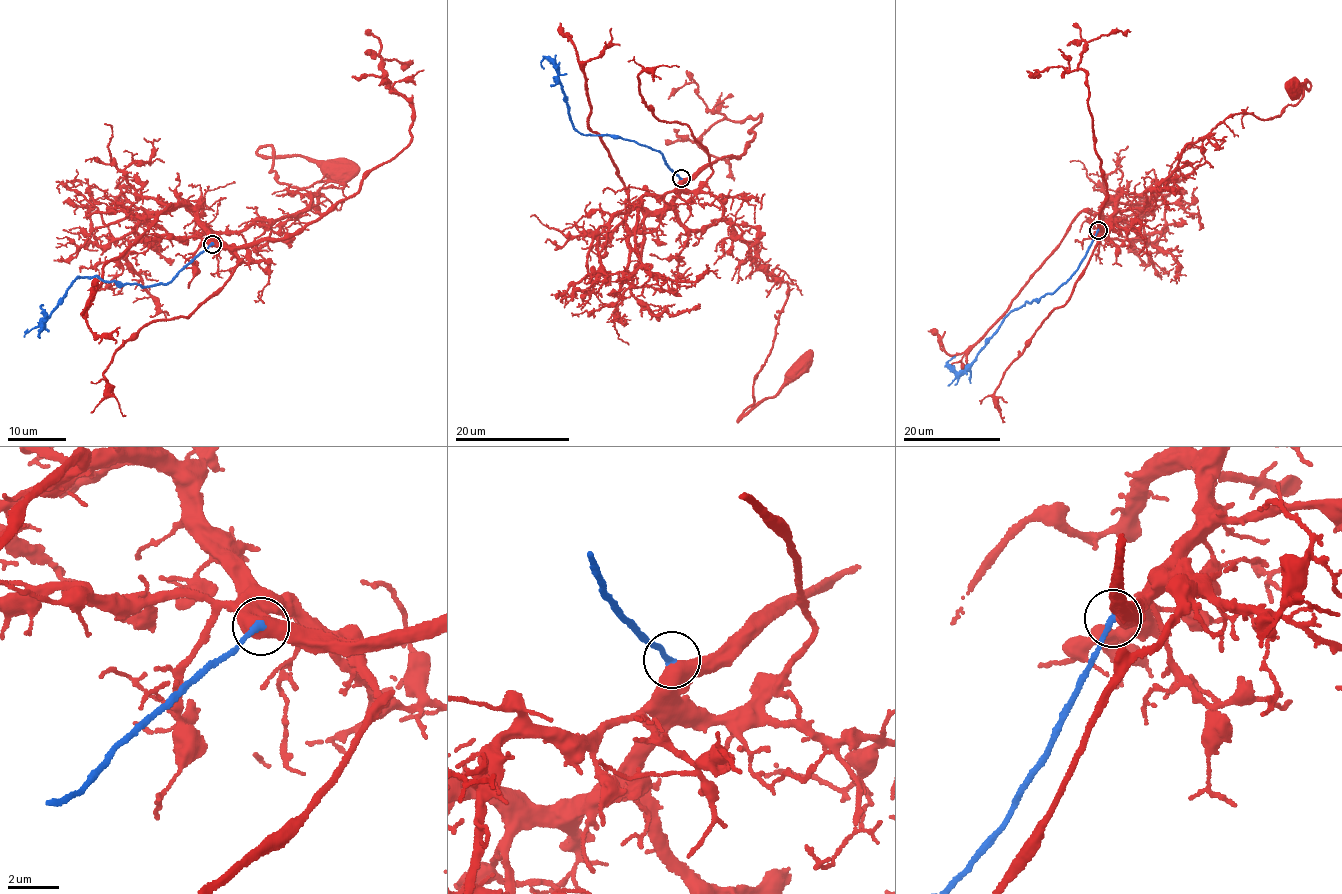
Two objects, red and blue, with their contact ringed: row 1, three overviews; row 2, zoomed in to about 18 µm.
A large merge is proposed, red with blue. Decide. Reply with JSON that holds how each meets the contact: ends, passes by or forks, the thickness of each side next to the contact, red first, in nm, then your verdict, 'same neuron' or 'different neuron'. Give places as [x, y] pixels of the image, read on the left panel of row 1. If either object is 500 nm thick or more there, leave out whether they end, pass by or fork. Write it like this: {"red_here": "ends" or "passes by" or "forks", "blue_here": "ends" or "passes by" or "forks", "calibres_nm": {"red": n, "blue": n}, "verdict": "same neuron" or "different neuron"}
{"calibres_nm": {"red": 700, "blue": 220}, "verdict": "same neuron"}

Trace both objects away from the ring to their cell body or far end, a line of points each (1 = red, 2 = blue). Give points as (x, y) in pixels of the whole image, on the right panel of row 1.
1: (1098, 230), (1149, 205), (1145, 192), (1178, 167), (1188, 143), (1238, 114), (1280, 115), (1306, 82), (1294, 88)
2: (1098, 230), (1082, 260), (1066, 281), (1054, 292), (1017, 308), (964, 370), (956, 371), (947, 364), (955, 356)

